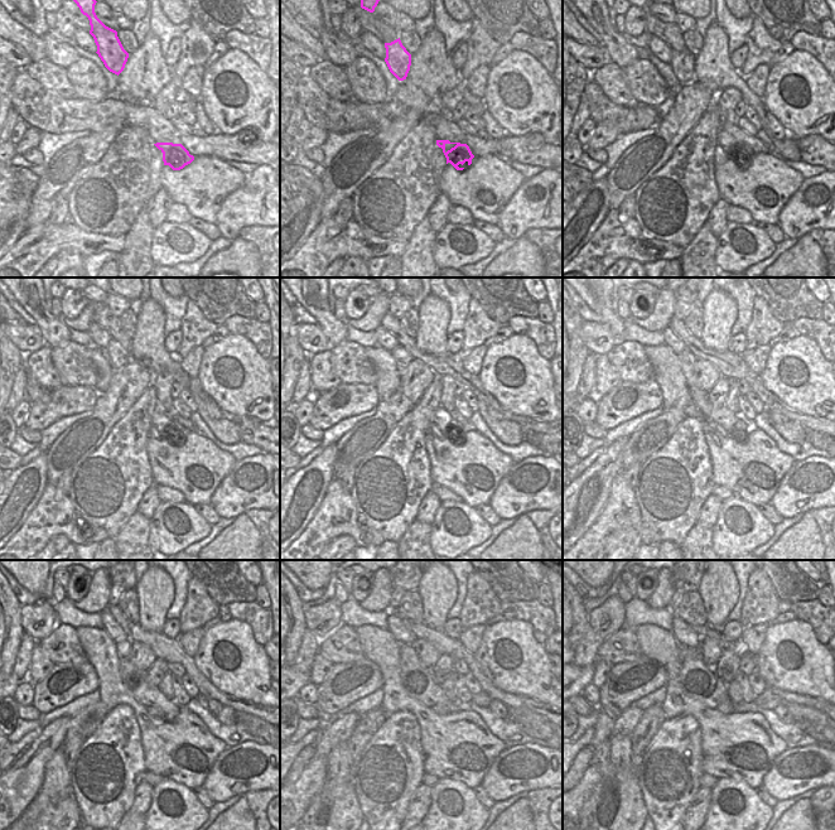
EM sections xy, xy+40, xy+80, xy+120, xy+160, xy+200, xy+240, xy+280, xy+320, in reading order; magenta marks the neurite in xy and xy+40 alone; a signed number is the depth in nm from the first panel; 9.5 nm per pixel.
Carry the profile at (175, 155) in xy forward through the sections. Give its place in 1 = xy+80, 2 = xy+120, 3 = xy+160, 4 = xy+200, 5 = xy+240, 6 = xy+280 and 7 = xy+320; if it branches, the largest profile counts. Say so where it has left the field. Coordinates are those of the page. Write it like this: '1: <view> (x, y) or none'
1: xy+80 (724, 139)
2: xy+120 (160, 419)
3: xy+160 (445, 421)
4: xy+200 (729, 421)
5: xy+240 (135, 680)
6: xy+280 (418, 681)
7: xy+320 (699, 681)

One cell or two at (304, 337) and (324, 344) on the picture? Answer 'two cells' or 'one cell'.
one cell

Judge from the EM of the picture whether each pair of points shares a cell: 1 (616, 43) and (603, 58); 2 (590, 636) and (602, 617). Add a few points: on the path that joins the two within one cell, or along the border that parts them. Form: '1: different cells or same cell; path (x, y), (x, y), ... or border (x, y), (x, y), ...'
1: different cells; border (601, 43), (612, 61)
2: different cells; border (588, 622), (602, 640)

